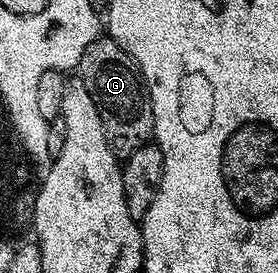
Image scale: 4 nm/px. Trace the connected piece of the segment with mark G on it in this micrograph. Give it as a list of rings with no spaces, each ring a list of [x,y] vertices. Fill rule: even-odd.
[[[99,35],[84,50],[76,69],[77,75],[88,86],[88,94],[92,94],[92,102],[96,102],[96,110],[100,110],[100,122],[104,122],[104,134],[108,138],[108,146],[112,154],[119,158],[132,155],[140,146],[151,143],[154,134],[154,115],[150,105],[150,95],[146,93],[146,83],[142,80],[142,72],[125,50],[111,40],[109,35]]]

